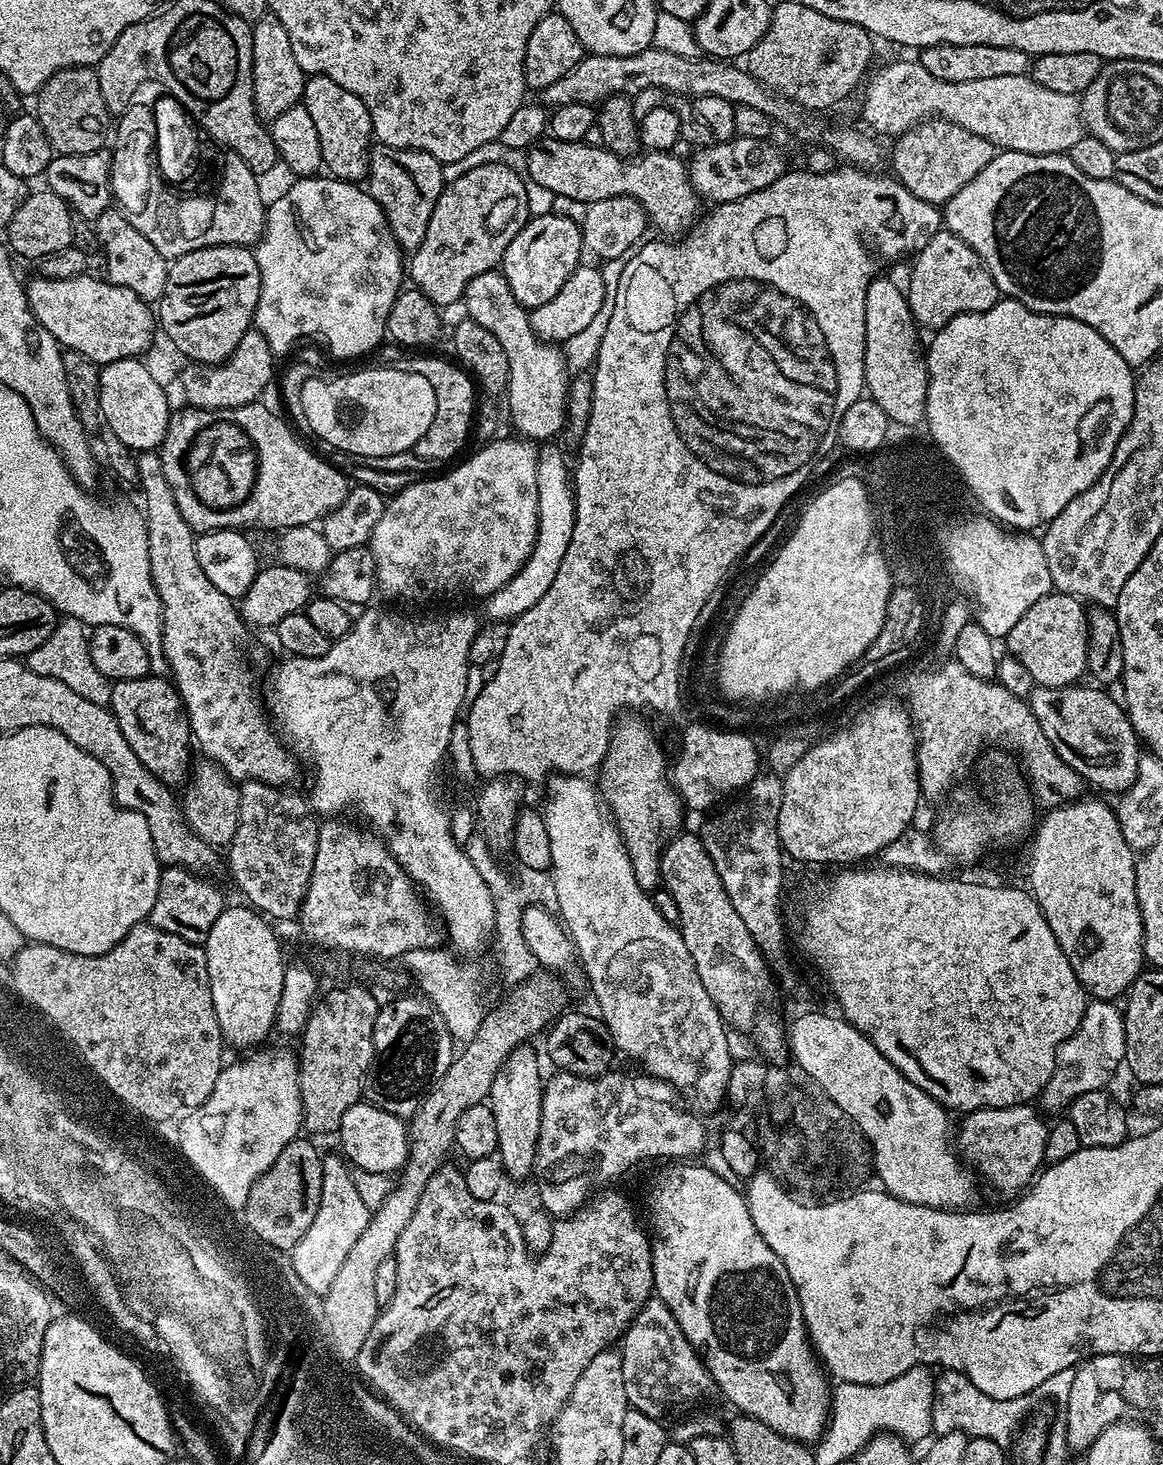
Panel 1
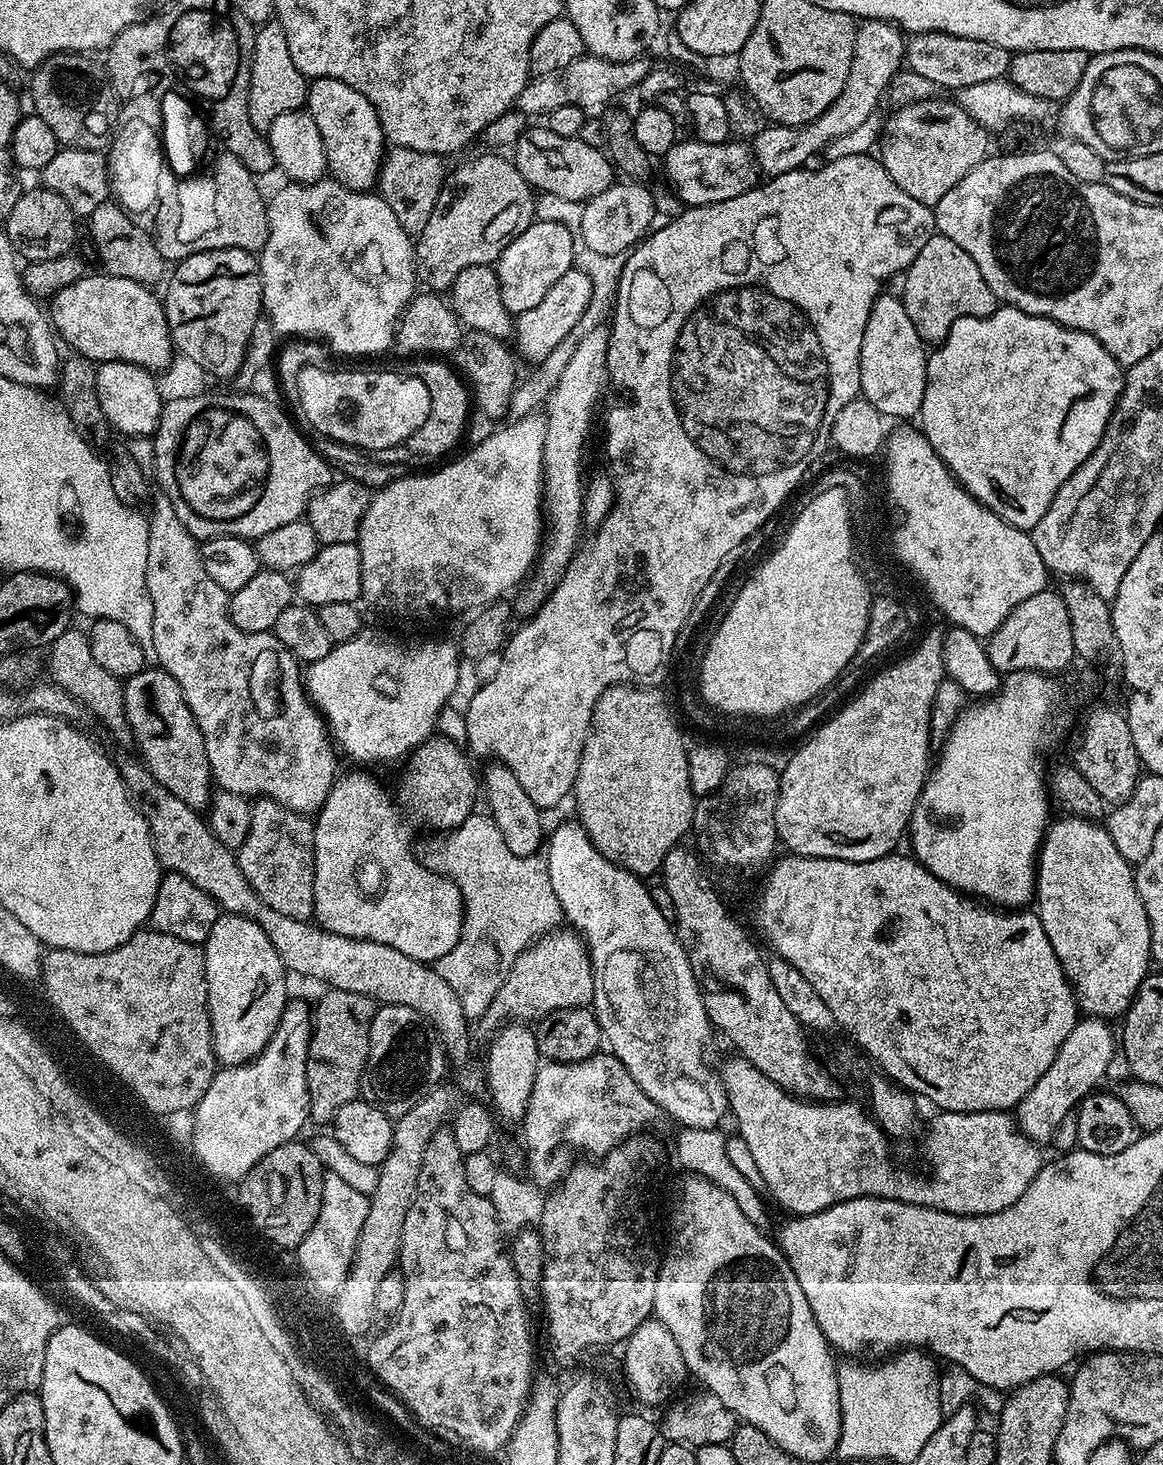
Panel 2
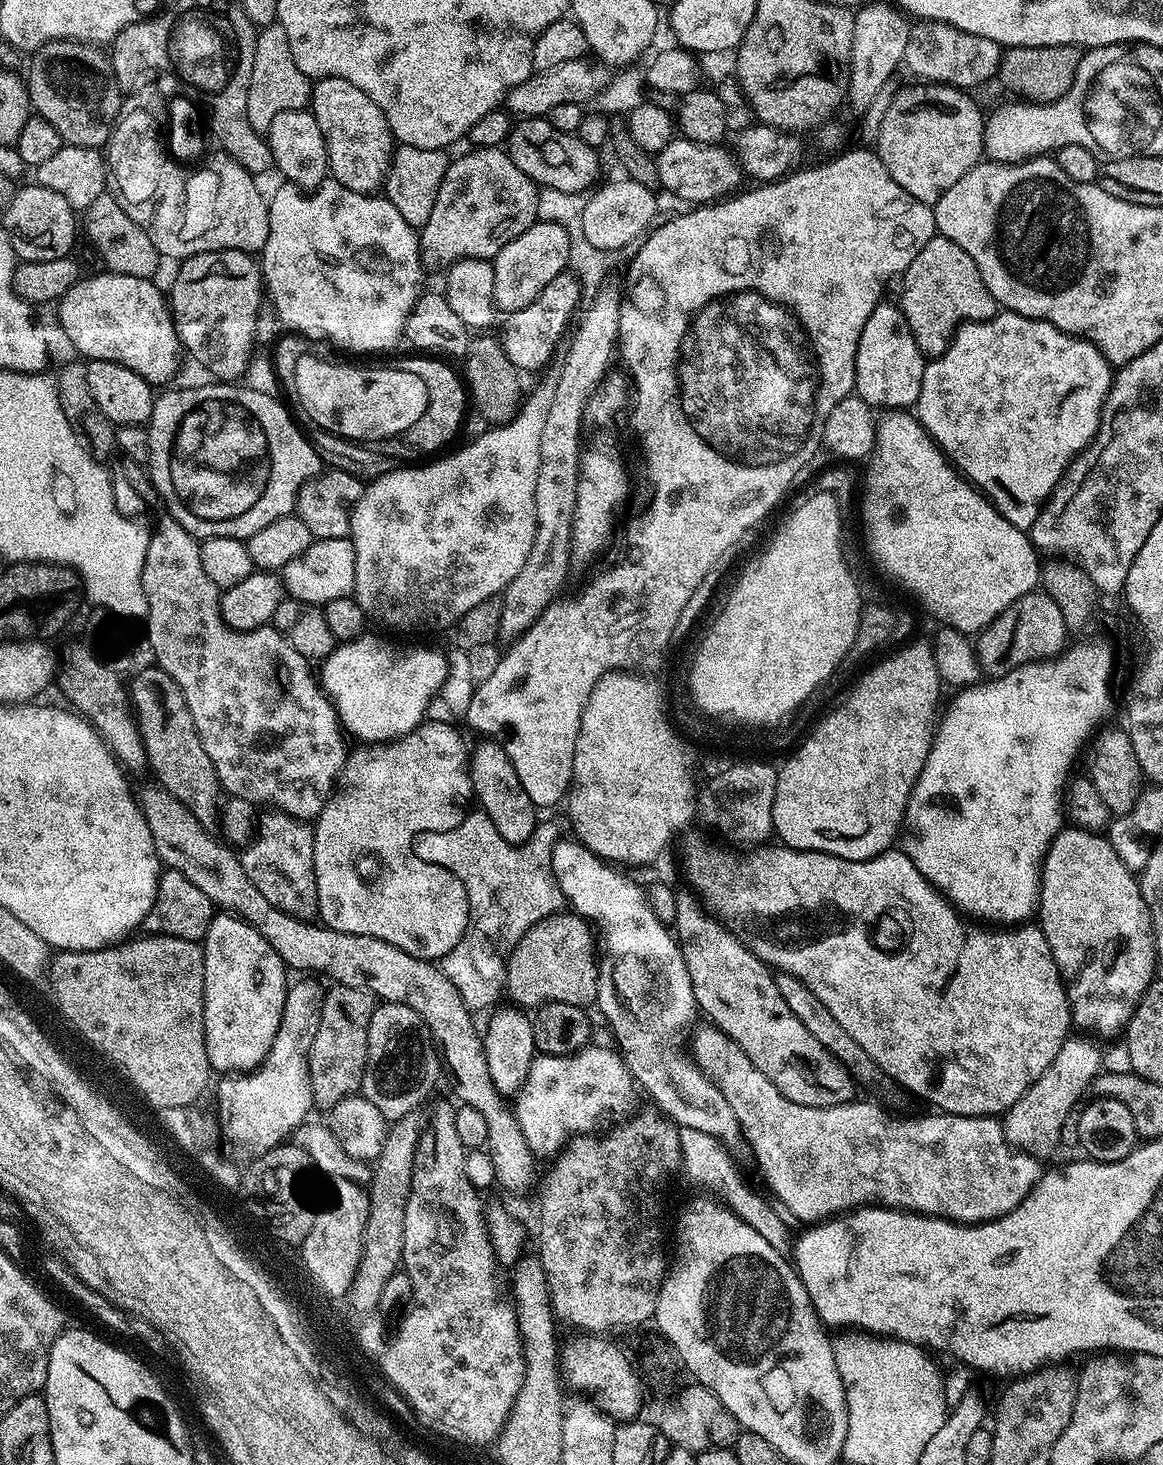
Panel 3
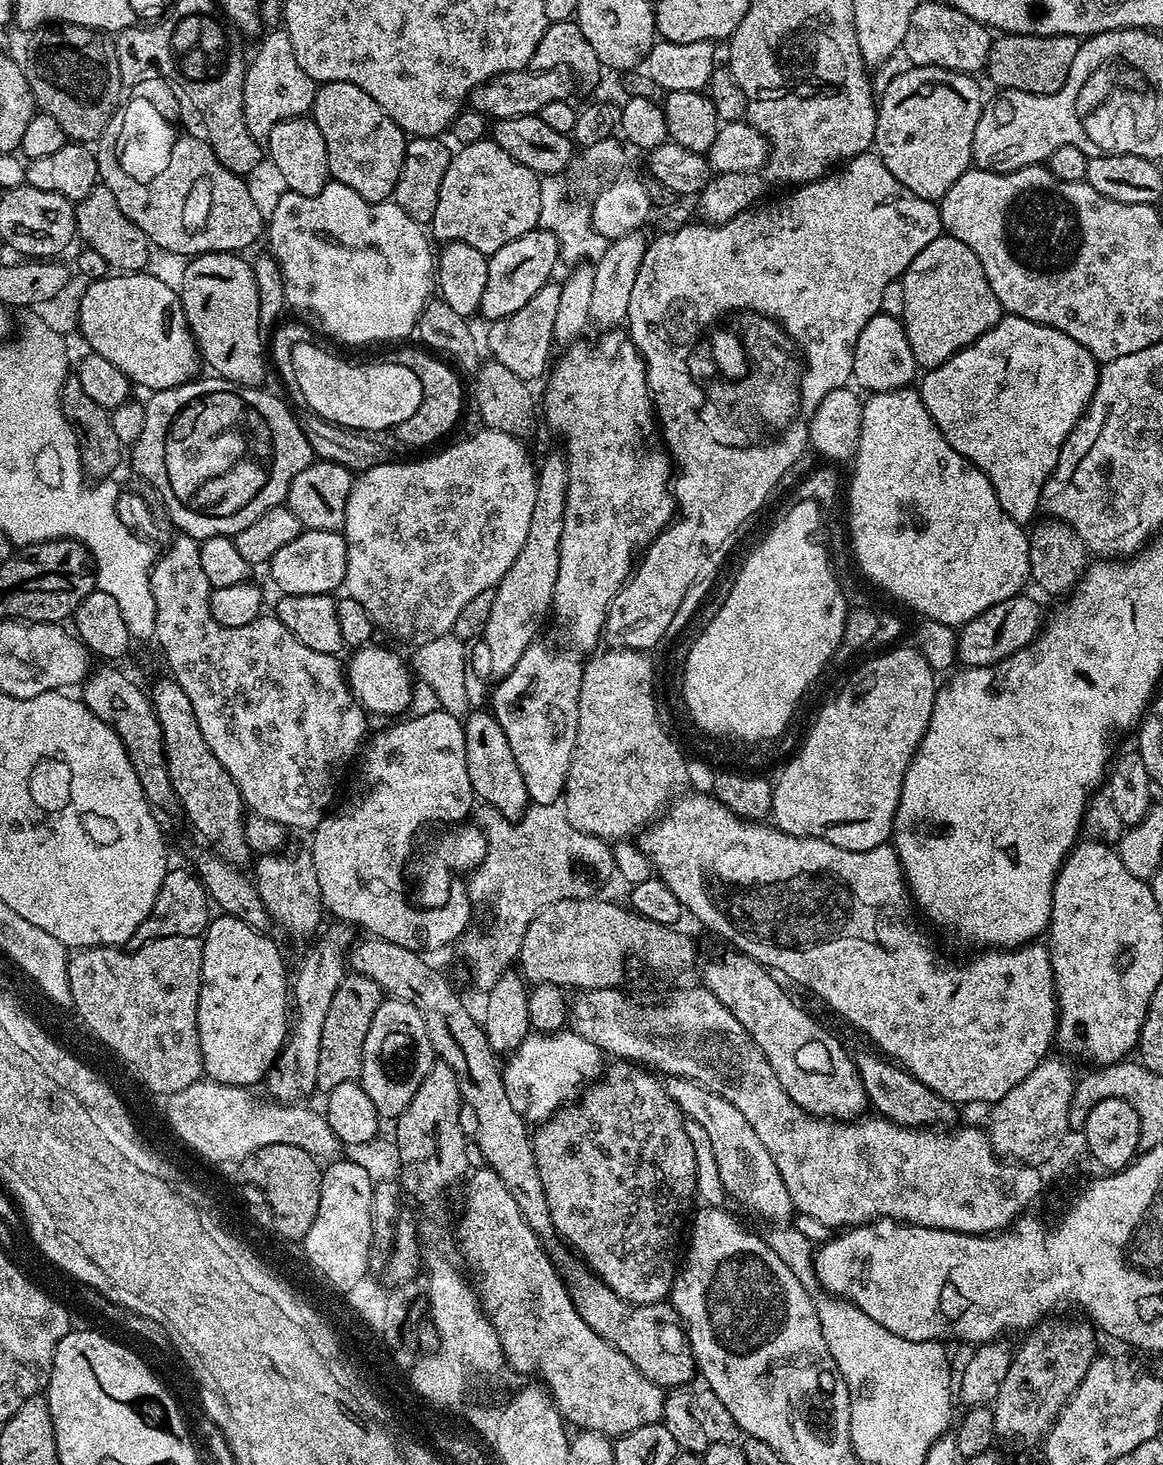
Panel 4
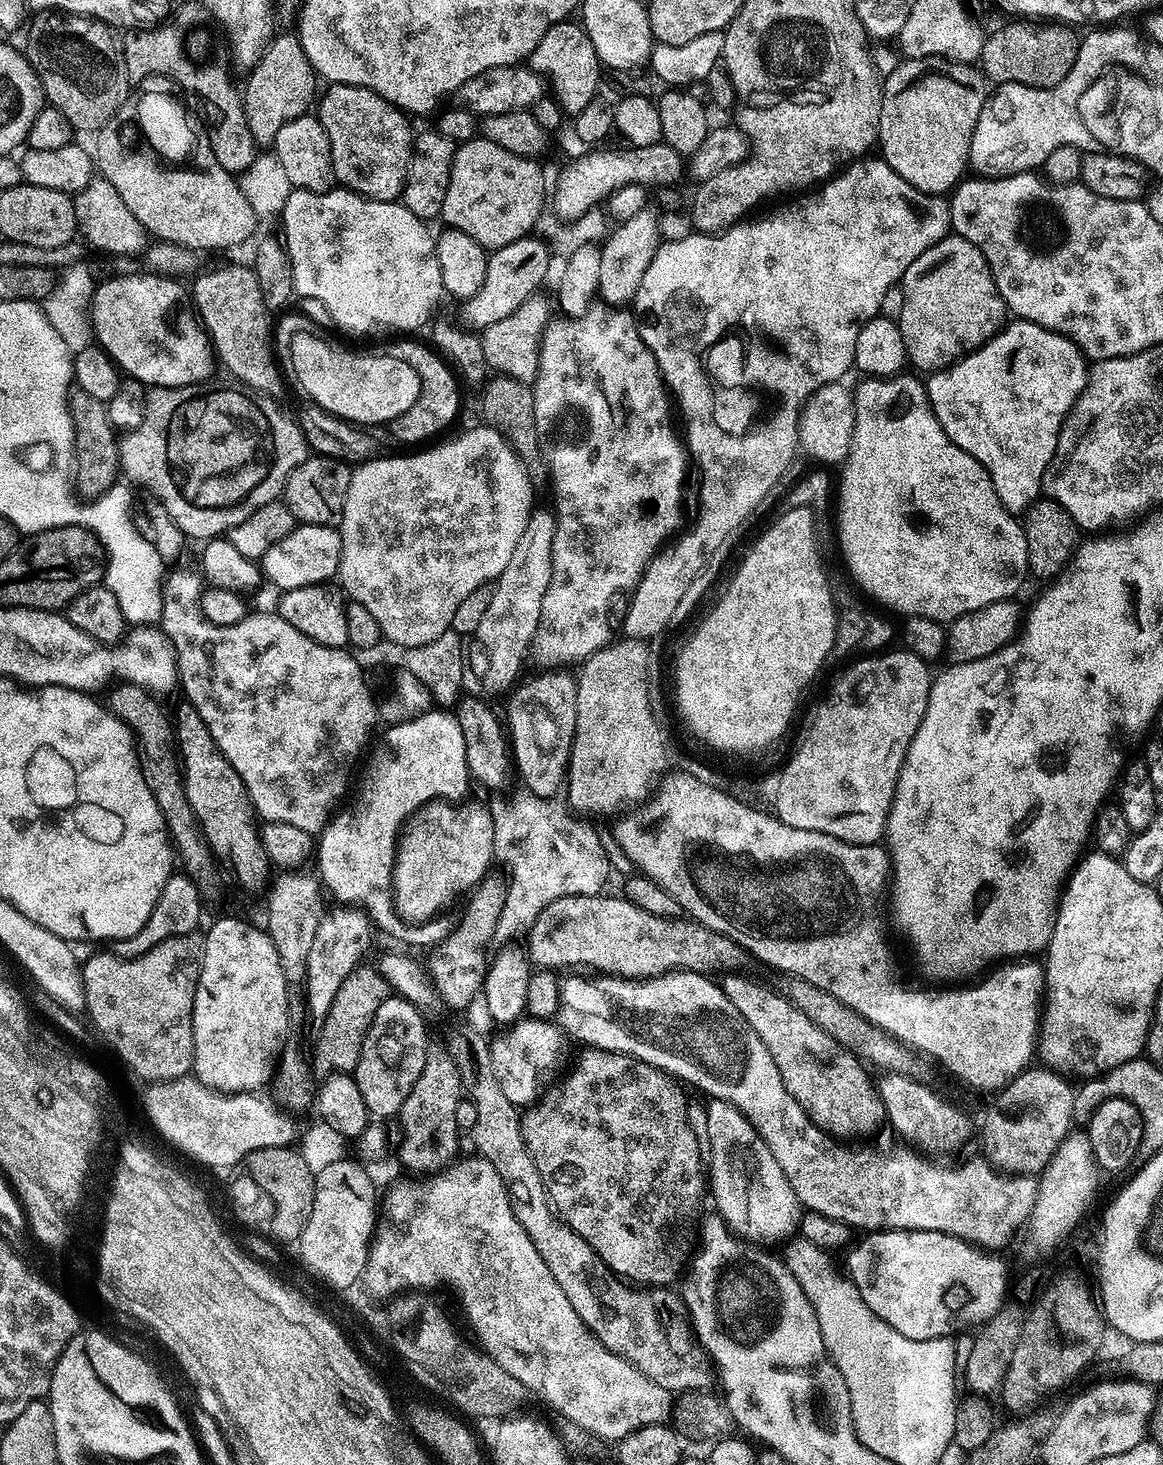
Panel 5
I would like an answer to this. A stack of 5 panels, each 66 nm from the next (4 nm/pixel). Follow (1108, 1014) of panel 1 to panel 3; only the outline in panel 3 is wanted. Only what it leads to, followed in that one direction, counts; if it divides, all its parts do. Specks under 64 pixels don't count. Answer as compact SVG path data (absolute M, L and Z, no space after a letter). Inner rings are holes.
M1080 1039L1084 1040L1065 1040L1062 1050L1058 1050L1058 1058L1050 1062L1042 1078L1035 1080L1026 1090L1026 1094L1022 1094L1022 1098L1018 1098L1018 1102L1014 1102L1014 1106L1010 1106L1008 1111L1003 1113L1004 1137L1013 1149L1027 1152L1028 1155L1037 1158L1045 1158L1044 1156L1050 1155L1059 1146L1060 1135L1064 1132L1064 1123L1067 1122L1068 1115L1070 1120L1074 1109L1091 1089L1092 1080L1102 1071L1099 1050L1088 1041L1091 1039Z

